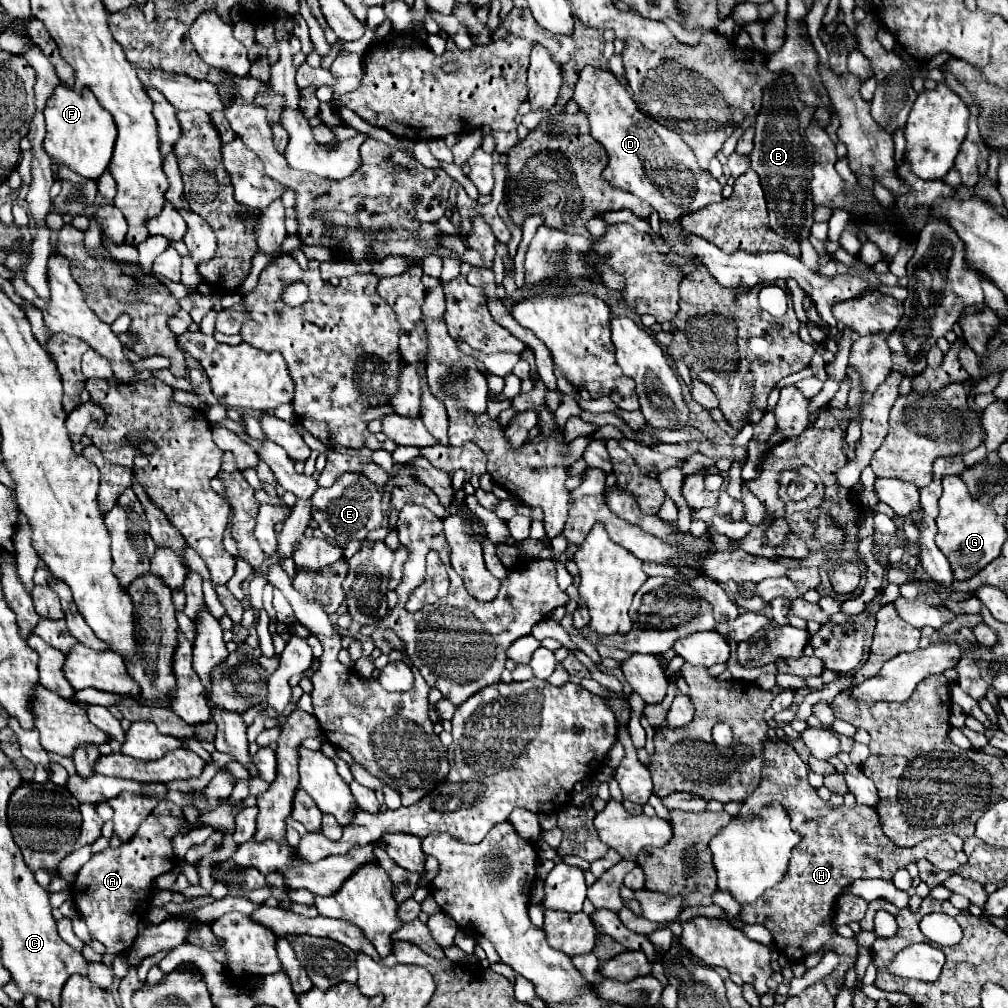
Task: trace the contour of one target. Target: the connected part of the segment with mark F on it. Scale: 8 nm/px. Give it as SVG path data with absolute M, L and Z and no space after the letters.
M64 85L56 87L56 93L50 97L42 113L46 121L44 151L58 163L70 167L80 177L98 181L98 177L108 169L114 153L116 125L112 115L96 101L88 89L76 93Z

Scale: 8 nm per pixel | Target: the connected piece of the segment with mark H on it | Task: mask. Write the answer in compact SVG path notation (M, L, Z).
M768 737L762 753L762 777L756 791L744 801L738 817L752 817L764 805L780 801L792 819L792 829L800 833L802 841L792 849L786 877L768 893L760 895L756 903L742 905L740 921L764 925L774 939L774 947L792 963L804 961L812 953L820 953L826 947L840 957L840 963L830 975L822 979L830 995L838 995L838 985L846 973L856 967L858 945L854 939L838 937L832 929L834 901L856 879L892 879L898 869L918 859L928 859L932 865L944 871L956 871L966 863L962 839L952 833L934 835L914 847L900 849L884 837L878 813L864 805L832 807L816 795L816 789L808 785L808 765L798 757L788 741Z

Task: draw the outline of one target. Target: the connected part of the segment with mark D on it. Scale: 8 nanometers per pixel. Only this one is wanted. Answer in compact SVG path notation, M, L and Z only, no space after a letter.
M586 67L576 83L574 101L590 119L590 135L606 149L608 167L604 169L604 179L612 187L646 201L662 221L676 221L708 203L722 201L720 183L698 167L696 155L682 141L680 133L646 117L610 71Z

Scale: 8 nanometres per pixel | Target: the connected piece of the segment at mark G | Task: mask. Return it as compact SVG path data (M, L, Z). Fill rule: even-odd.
M944 477L942 485L944 485L944 493L938 501L940 515L936 519L938 525L936 545L948 557L954 579L966 581L1000 555L1000 549L1006 541L1006 529L990 505L976 503L976 499L968 495L968 489L964 481L960 481L960 477Z

